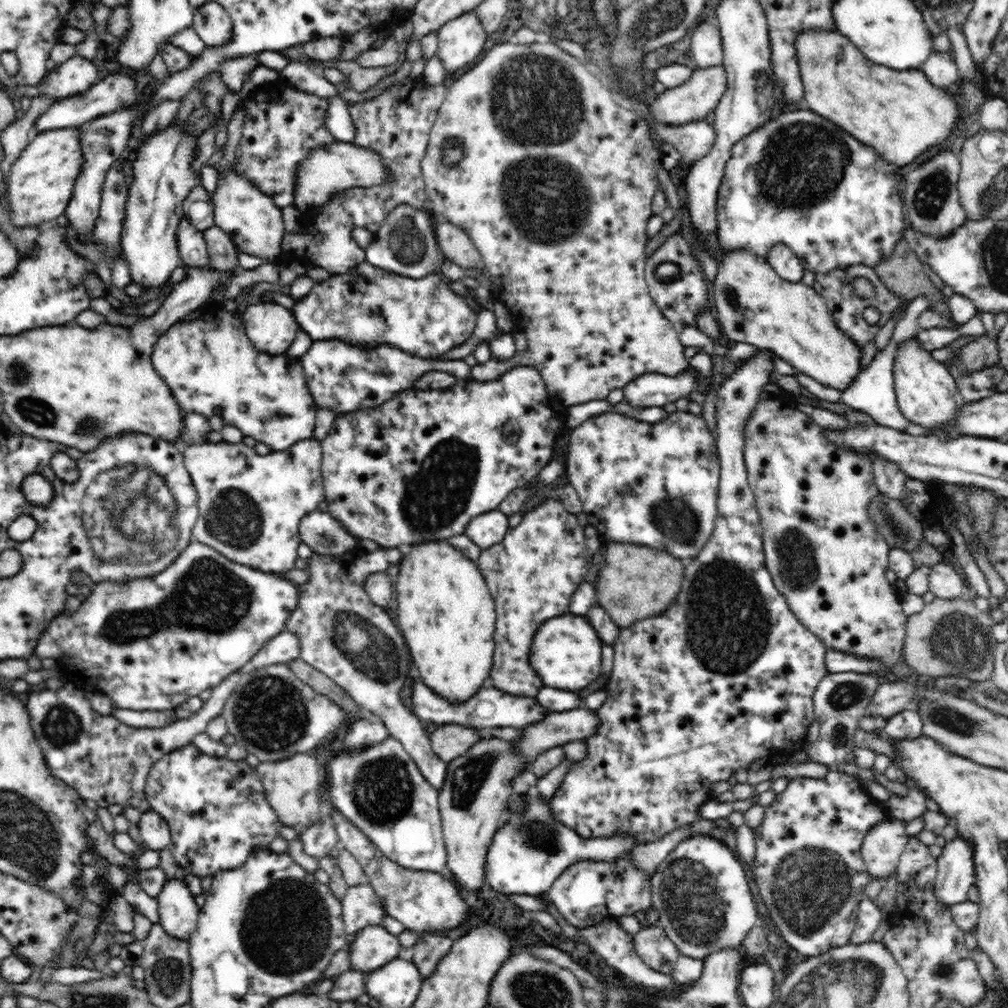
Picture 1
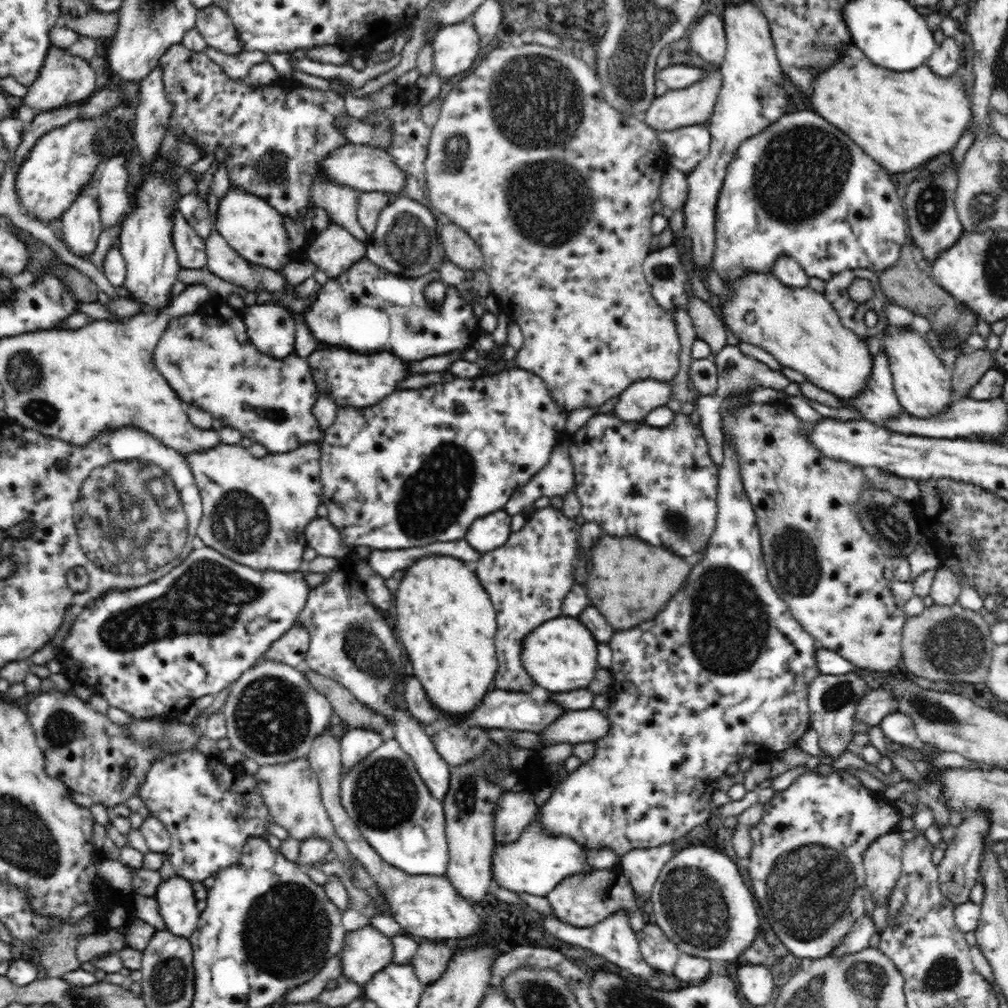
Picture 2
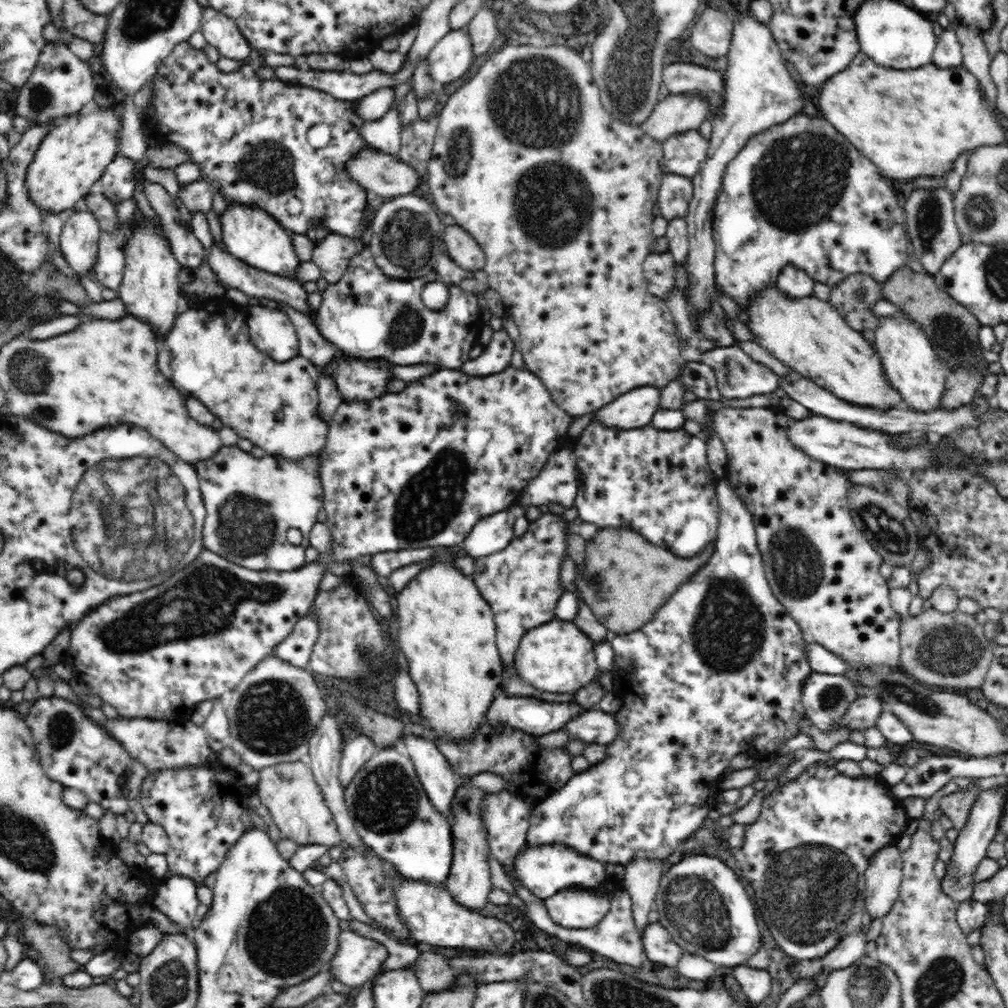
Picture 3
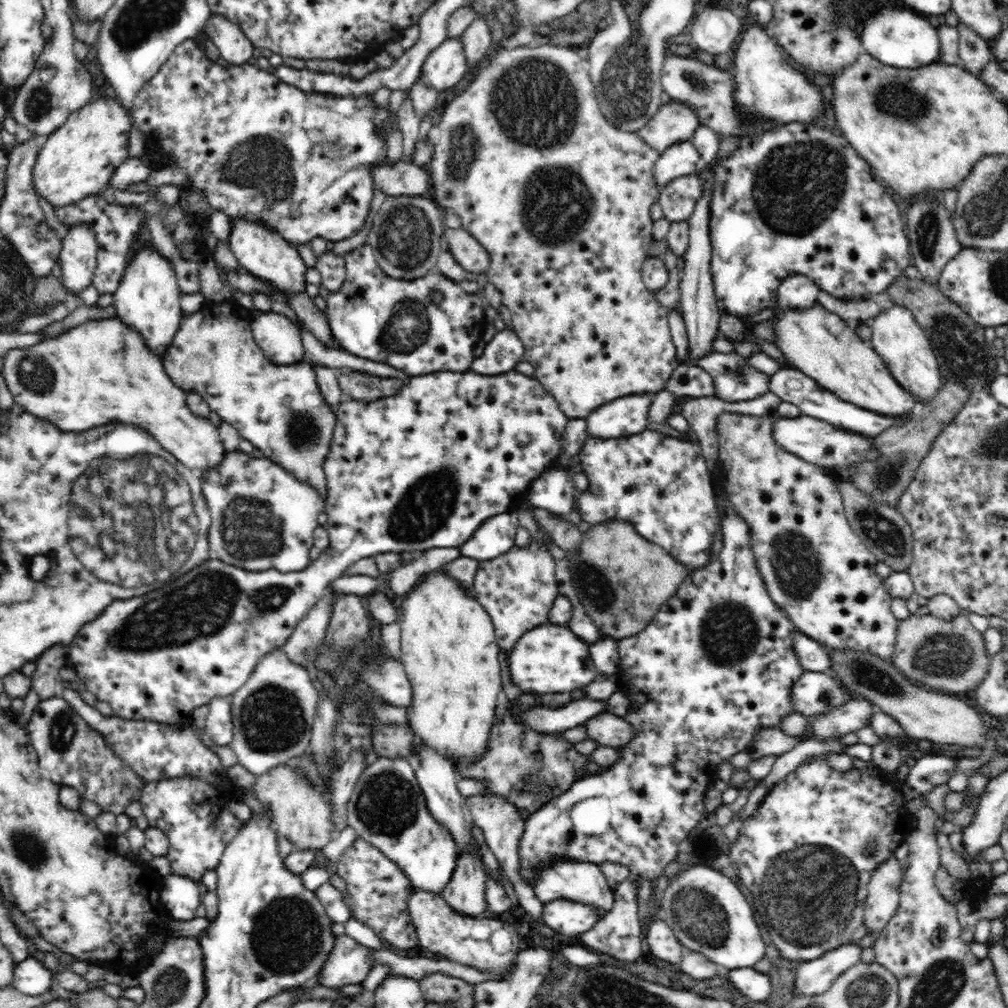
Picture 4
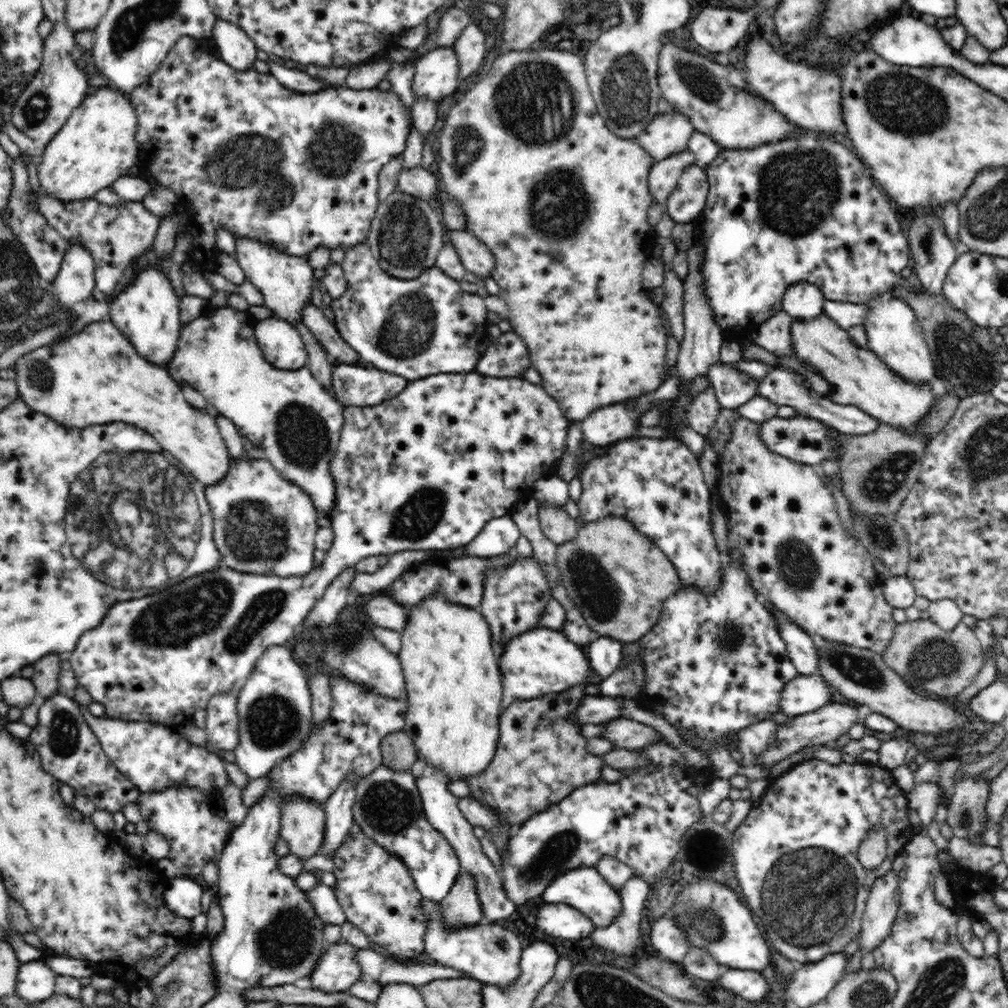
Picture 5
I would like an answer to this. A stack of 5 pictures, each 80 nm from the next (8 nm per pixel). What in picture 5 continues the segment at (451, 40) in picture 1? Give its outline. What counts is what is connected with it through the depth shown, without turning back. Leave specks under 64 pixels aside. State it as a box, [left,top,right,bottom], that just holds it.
[411,46,460,102]

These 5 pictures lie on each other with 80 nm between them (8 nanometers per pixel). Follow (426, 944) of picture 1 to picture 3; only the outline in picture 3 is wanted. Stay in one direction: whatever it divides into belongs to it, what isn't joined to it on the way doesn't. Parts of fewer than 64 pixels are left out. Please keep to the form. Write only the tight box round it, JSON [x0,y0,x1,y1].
[414,950,456,992]

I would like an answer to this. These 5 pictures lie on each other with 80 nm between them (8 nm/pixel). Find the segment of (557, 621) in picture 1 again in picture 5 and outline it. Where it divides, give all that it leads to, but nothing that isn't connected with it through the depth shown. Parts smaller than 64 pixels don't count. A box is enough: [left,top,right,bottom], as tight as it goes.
[498,626,603,710]

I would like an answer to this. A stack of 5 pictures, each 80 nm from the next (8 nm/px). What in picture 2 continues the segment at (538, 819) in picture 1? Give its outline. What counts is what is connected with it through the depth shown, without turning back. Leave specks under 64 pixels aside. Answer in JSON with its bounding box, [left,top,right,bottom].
[492,820,620,897]

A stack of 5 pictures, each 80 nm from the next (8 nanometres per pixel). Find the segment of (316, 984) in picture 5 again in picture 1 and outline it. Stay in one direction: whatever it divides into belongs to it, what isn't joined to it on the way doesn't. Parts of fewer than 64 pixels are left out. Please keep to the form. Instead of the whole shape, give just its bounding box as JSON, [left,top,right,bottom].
[350,925,402,975]

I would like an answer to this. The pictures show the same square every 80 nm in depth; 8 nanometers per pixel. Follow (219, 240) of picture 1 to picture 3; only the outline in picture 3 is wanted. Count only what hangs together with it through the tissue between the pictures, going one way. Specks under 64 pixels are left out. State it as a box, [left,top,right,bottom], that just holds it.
[206,244,314,321]

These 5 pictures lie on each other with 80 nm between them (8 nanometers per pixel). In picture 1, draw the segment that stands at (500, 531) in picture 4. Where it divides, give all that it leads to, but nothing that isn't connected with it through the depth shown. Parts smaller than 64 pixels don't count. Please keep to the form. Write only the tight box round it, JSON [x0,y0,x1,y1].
[465,509,509,550]

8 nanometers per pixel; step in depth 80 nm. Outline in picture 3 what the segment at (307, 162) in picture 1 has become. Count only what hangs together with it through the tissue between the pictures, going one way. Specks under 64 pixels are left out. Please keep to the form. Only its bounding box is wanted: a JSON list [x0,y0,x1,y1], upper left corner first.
[344,148,418,199]

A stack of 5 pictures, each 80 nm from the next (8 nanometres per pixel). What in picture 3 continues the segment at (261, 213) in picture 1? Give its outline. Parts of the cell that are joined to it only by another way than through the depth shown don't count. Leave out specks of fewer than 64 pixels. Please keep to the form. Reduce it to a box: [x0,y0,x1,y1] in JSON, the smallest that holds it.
[220,205,301,279]

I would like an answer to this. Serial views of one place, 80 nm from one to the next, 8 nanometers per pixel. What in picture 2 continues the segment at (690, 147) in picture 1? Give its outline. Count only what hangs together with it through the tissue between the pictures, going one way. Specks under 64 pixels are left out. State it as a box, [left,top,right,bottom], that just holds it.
[656,124,712,175]

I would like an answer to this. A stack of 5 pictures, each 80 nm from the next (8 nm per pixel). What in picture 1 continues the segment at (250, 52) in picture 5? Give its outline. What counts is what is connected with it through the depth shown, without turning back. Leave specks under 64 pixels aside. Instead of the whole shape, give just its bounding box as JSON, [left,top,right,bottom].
[192,1,232,47]

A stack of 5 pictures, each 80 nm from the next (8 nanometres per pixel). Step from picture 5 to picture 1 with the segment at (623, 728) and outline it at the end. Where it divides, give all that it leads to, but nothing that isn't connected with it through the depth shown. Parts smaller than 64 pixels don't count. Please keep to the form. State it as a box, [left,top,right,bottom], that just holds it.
[438,706,598,892]

